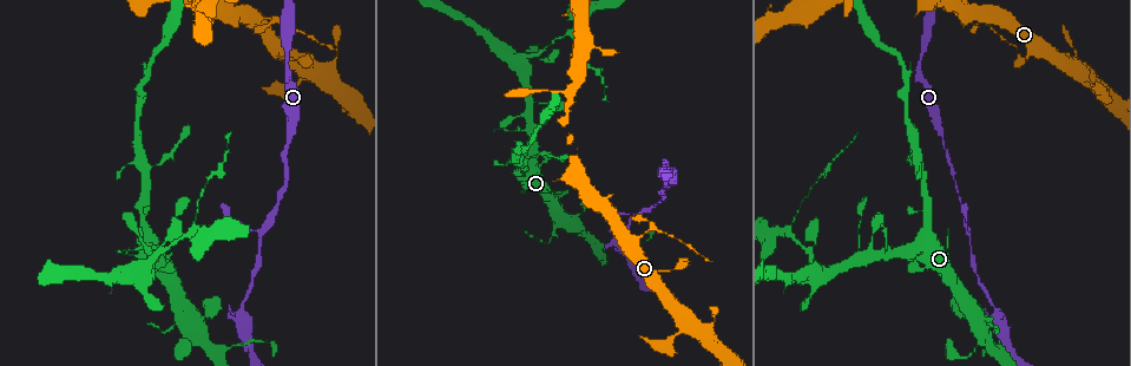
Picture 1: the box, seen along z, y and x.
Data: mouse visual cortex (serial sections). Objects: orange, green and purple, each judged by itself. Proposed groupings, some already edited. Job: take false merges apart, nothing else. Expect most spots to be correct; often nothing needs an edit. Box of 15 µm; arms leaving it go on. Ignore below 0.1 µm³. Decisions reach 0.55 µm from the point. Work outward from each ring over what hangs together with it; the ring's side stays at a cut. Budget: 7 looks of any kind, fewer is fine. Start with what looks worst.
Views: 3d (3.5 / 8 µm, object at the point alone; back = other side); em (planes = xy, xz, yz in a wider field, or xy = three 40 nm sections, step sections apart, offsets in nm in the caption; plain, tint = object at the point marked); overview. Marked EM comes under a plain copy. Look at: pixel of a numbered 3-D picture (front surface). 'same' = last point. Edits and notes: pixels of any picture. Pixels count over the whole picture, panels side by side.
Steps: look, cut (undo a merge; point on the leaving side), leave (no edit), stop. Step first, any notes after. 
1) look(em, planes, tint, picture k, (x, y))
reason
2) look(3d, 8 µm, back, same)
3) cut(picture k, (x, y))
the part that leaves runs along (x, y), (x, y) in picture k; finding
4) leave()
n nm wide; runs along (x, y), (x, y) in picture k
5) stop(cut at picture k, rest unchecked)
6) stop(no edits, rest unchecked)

look(3d, 3.5 µm, picture 1, (262, 16))
sharp bend

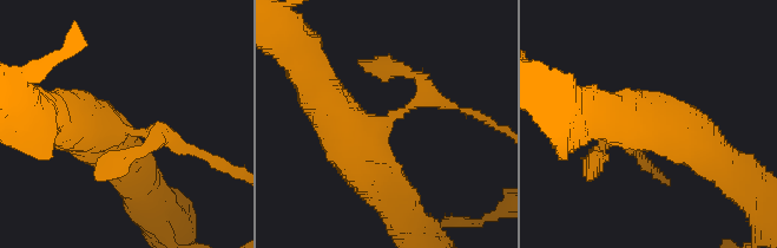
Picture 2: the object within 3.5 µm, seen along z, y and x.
look(em, planes, tint, picture 2, (116, 129))

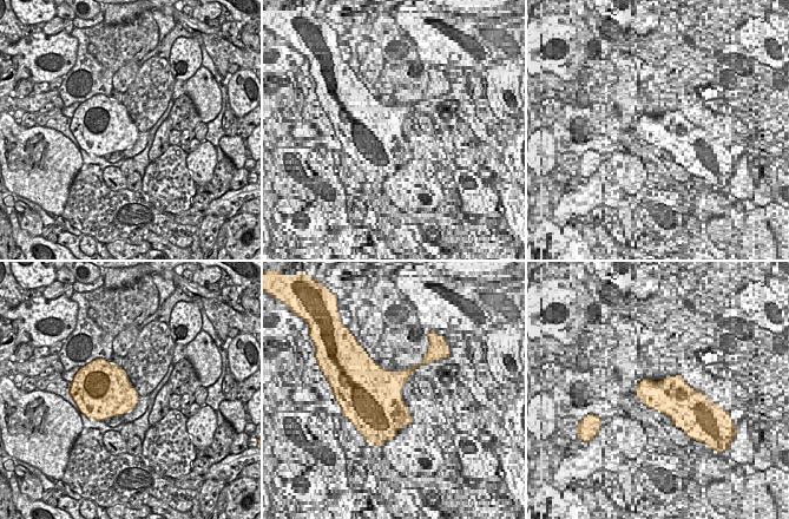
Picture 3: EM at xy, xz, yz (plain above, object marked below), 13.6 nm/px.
cut(picture 2, (158, 141))
a second cell is stuck on

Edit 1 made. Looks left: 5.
look(overview)
redraw

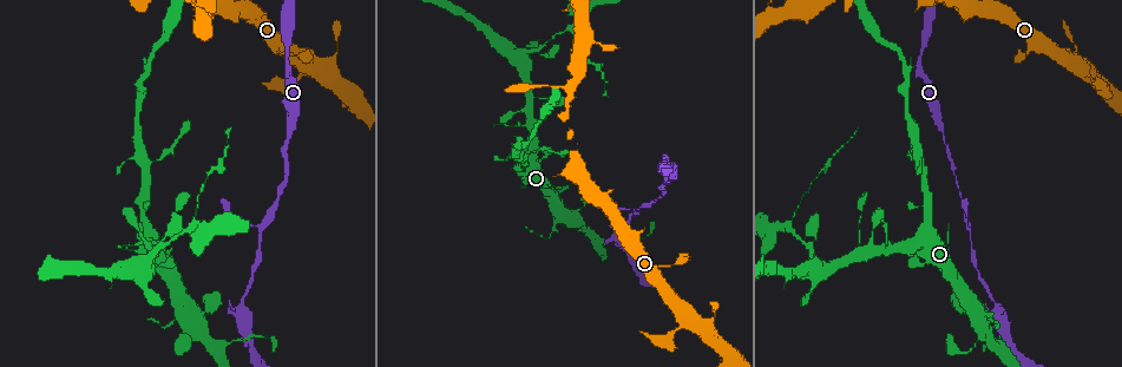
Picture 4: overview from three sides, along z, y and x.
look(3d, 8 µm, back, picture 4, (811, 247))

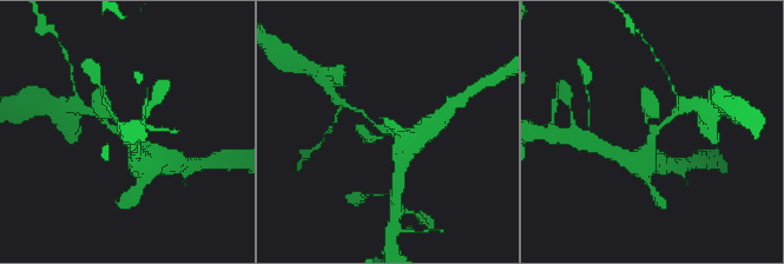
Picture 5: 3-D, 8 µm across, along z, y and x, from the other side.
look(em, xy, step 3, tint, picture 5, (385, 129))
3 arms; arms of 150, 250, 350 nm

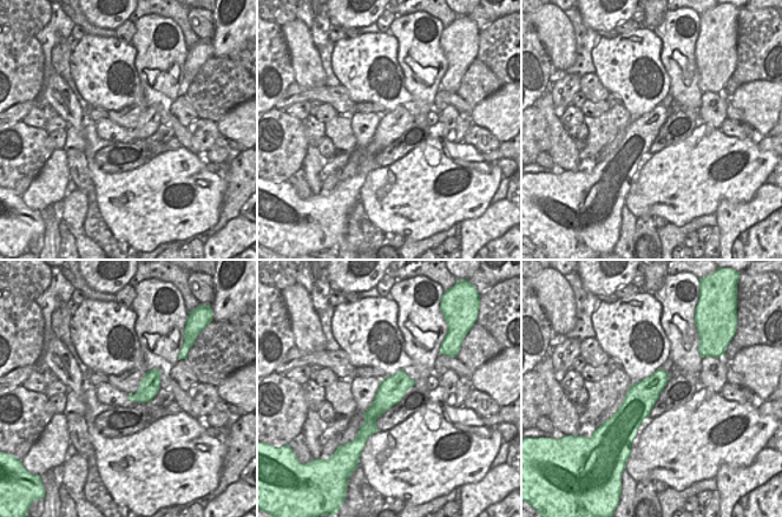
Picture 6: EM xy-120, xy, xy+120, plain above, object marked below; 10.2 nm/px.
cut(picture 5, (87, 111))
the part that leaves runs along (374, 123), (337, 98) in picture 5; a second cell is stuck on

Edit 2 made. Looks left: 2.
look(3d, 3.5 µm, picture 4, (971, 239))
calibre changes

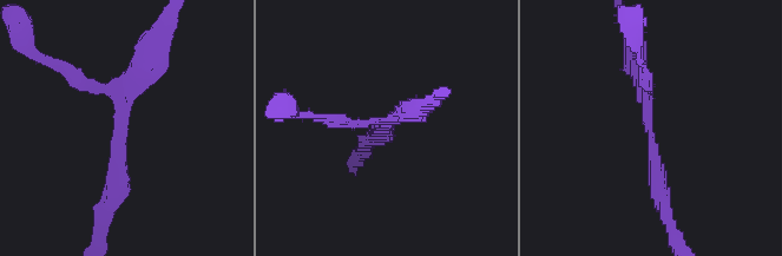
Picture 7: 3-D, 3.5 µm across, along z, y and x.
leave()
arms of 250, 250 nm; runs along (142, 60), (110, 205) in picture 7; continuous, no second cell

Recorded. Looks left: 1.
stop(cut at picture 2, cut at picture 5, rest unchecked)

